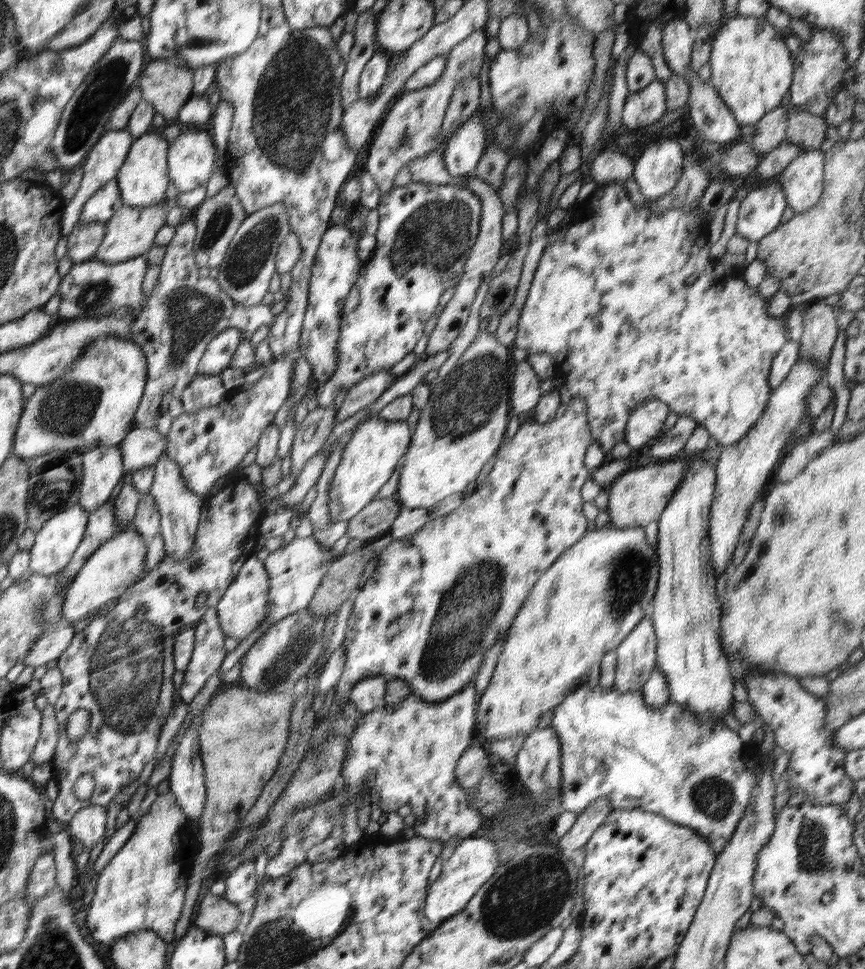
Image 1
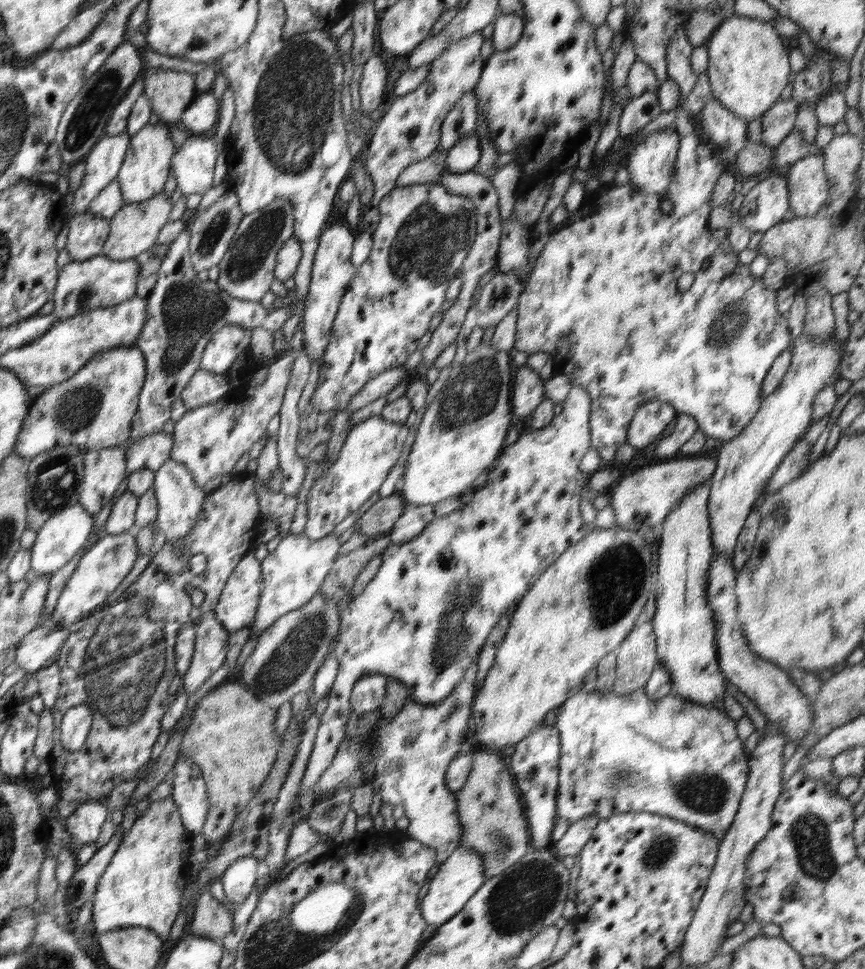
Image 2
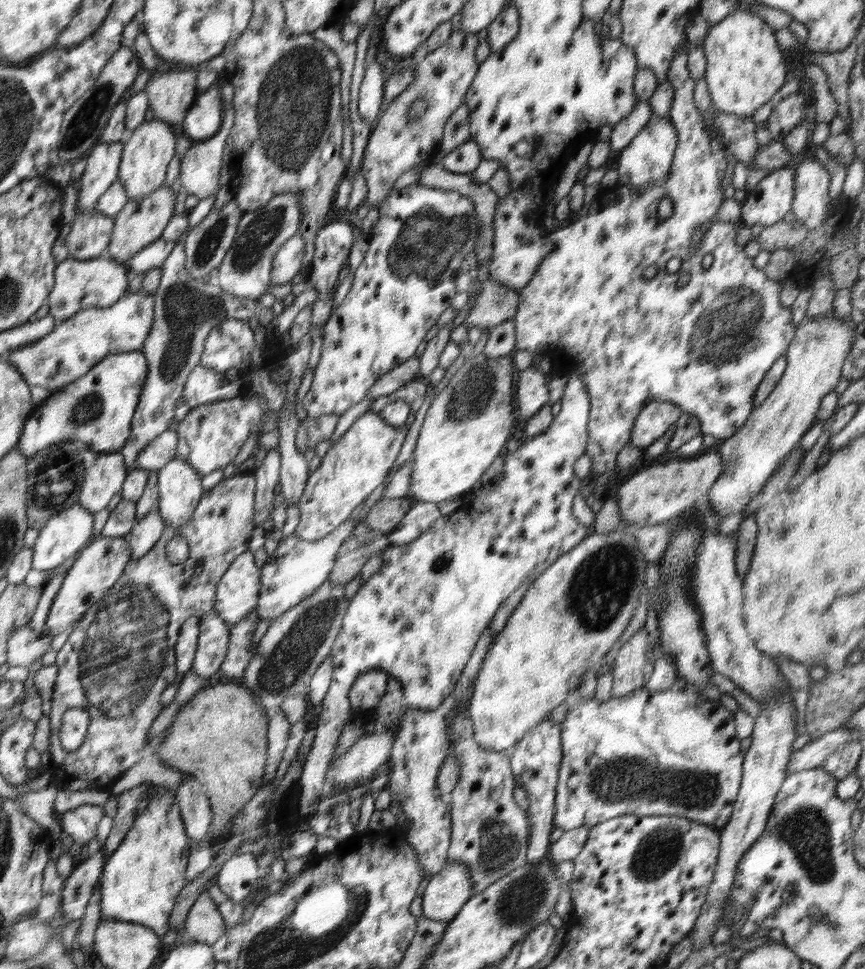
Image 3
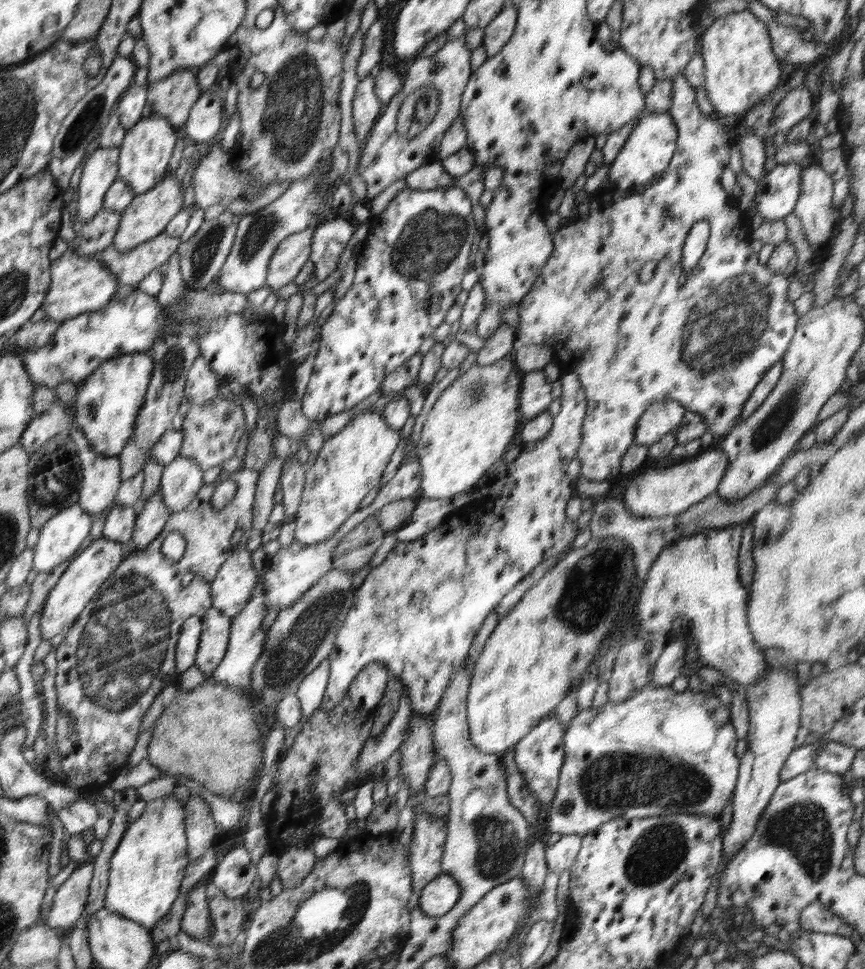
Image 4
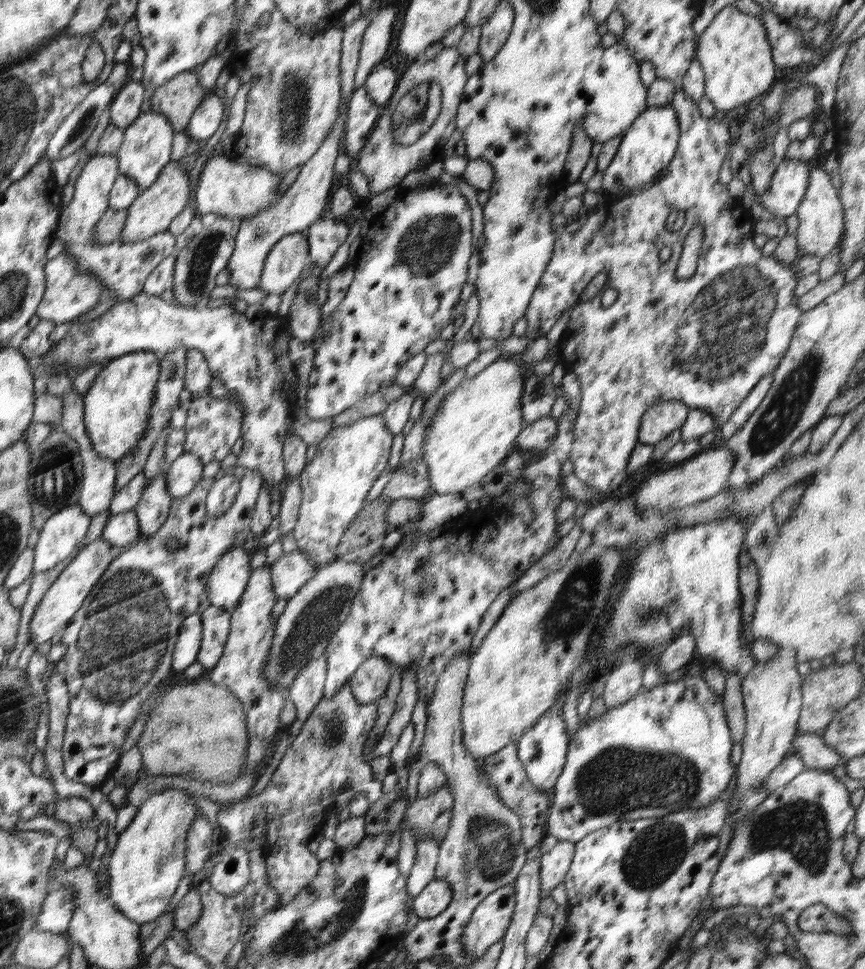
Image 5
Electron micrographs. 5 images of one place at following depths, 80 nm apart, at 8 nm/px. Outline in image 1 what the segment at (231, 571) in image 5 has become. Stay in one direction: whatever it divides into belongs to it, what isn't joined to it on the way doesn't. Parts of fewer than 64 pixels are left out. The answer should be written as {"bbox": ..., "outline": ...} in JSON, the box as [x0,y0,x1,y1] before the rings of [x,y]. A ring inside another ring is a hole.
{"bbox":[216,555,270,641],"outline":[[[251,555],[242,564],[239,573],[216,606],[219,625],[226,636],[239,638],[242,641],[244,637],[255,631],[264,619],[267,619],[268,590],[270,590],[270,582],[267,570],[264,570],[262,562],[258,562],[254,555]]]}

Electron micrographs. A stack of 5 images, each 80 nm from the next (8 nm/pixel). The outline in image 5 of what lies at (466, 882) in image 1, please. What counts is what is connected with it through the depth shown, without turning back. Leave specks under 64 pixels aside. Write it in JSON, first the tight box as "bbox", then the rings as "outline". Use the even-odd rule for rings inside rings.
{"bbox":[413,879,452,919],"outline":[[[434,879],[418,896],[414,897],[413,909],[420,919],[432,919],[438,916],[451,900],[452,891],[448,882]]]}

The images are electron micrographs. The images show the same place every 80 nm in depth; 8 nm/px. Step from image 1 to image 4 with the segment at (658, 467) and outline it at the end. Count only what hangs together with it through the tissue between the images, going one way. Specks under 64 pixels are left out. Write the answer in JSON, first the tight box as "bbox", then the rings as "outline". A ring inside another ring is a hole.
{"bbox":[625,450,728,519],"outline":[[[705,450],[704,454],[698,454],[695,460],[688,460],[680,464],[665,461],[658,468],[654,468],[632,479],[626,488],[625,500],[628,512],[631,516],[652,517],[659,519],[663,516],[675,515],[694,506],[707,496],[717,492],[720,481],[728,468],[728,457],[718,450]]]}

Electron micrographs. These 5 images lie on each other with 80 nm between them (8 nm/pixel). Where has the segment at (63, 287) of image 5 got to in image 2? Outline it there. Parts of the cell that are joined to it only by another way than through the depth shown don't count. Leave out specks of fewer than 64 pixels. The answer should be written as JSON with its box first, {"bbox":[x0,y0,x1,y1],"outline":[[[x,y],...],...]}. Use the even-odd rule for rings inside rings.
{"bbox":[51,254,140,321],"outline":[[[102,254],[85,261],[69,262],[60,270],[59,284],[54,290],[54,311],[51,315],[56,316],[59,321],[64,321],[75,315],[92,312],[94,309],[114,307],[124,303],[126,299],[134,298],[136,296],[136,283],[140,279],[140,268],[140,264],[135,259],[117,261]]]}

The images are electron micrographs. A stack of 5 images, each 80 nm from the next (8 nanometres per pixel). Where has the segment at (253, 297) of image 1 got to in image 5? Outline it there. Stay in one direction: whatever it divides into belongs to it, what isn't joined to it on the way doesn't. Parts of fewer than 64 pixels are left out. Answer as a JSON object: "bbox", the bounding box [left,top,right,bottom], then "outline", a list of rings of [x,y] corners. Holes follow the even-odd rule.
{"bbox":[227,110,342,290],"outline":[[[339,110],[338,118],[330,134],[323,140],[322,146],[301,166],[302,169],[296,181],[287,188],[283,198],[275,202],[268,210],[263,210],[248,220],[240,220],[239,231],[235,238],[235,249],[227,264],[232,274],[229,281],[232,286],[238,286],[244,290],[256,288],[263,271],[263,260],[270,252],[271,246],[287,234],[306,230],[314,221],[321,218],[332,182],[336,177],[333,172],[335,160],[340,152],[342,129],[342,110]]]}

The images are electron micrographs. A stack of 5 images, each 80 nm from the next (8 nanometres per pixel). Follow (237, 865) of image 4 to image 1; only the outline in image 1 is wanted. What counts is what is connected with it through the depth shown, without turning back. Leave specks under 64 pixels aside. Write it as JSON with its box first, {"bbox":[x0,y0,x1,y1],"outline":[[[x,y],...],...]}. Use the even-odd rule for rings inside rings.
{"bbox":[223,862,256,905],"outline":[[[246,862],[223,876],[225,881],[224,898],[236,905],[246,902],[256,889],[255,862]]]}

